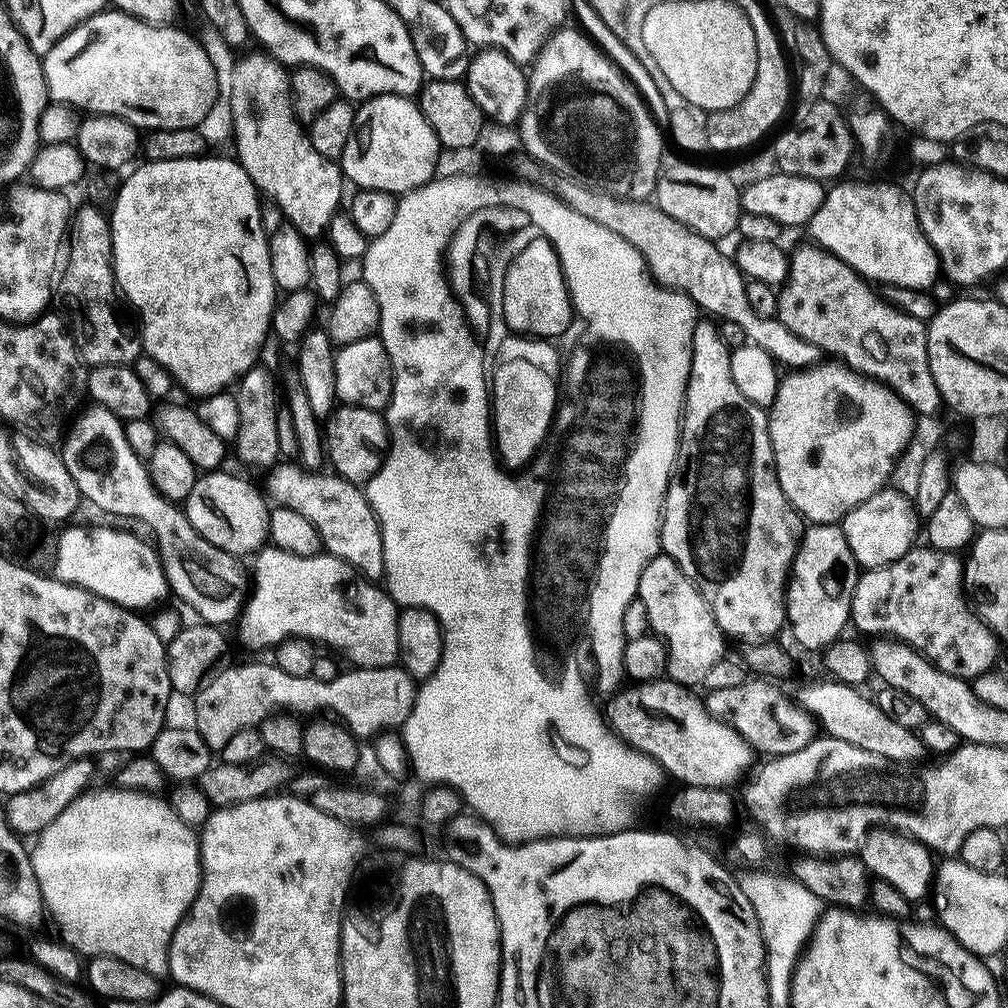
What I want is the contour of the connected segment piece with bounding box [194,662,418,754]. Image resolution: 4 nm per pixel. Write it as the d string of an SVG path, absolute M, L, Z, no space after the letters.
M268 662L268 664L236 664L233 668L226 668L217 671L216 675L194 697L194 703L196 703L194 727L198 734L202 734L206 746L214 754L218 754L222 750L222 746L226 746L226 742L230 742L230 738L234 738L234 734L238 734L238 730L263 725L273 715L272 708L276 707L280 707L280 710L289 710L294 714L301 714L300 712L316 714L319 713L316 712L319 708L333 708L337 712L333 713L351 729L353 736L357 738L369 736L370 738L383 730L392 730L397 726L403 726L416 701L418 687L417 681L403 666L391 668L353 667L352 672L341 671L340 675L334 678L334 682L318 682L311 674L291 676L277 668L272 662Z

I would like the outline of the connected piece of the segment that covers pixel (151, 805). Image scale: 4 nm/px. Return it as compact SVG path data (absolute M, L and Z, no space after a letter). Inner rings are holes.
M121 786L111 787L93 787L91 790L81 792L74 802L70 802L70 806L66 806L66 810L62 810L62 814L58 814L58 818L54 818L54 822L50 822L50 826L46 826L46 830L41 832L33 843L37 844L31 845L30 848L32 869L38 878L38 886L44 899L45 909L51 915L52 912L56 915L57 922L68 931L69 938L67 937L67 939L69 941L81 940L89 948L89 953L113 956L122 962L130 962L130 966L138 966L138 970L146 970L146 974L164 978L168 976L168 951L174 930L188 915L188 910L200 889L202 875L200 871L200 841L197 833L188 828L186 822L182 822L182 818L178 818L178 814L174 814L172 805L168 803L167 799L160 797L159 800L159 795L151 792L135 792L134 789Z

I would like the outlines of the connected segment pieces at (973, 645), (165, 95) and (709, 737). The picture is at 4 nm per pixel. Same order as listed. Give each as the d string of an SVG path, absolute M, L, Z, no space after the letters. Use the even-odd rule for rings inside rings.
M914 546L902 558L890 562L881 568L869 568L861 571L856 578L852 595L851 627L860 632L876 632L880 638L895 638L916 648L927 656L928 661L946 674L961 676L969 682L984 672L997 667L1001 641L989 624L975 611L968 609L968 600L964 597L966 589L965 561L955 552L940 552L931 546Z
M105 10L95 12L88 20L83 20L76 28L72 28L60 39L55 46L43 56L44 77L48 87L48 95L57 104L71 104L77 110L83 110L88 114L99 114L101 116L117 116L126 122L130 122L137 130L163 130L166 128L195 128L203 125L208 111L216 104L216 95L221 95L222 84L216 81L216 68L208 57L208 52L188 32L183 32L177 26L167 24L147 24L138 18L134 18L125 12Z
M657 678L637 683L620 693L614 704L606 710L606 718L612 729L621 739L627 741L632 748L647 753L654 758L669 777L681 780L684 786L693 788L727 788L752 764L754 749L744 740L738 730L734 730L723 720L712 716L707 703L695 696L691 687L667 678Z

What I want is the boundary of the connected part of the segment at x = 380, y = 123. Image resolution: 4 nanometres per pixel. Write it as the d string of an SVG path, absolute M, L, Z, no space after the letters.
M382 94L371 96L356 108L350 142L346 142L346 150L340 155L338 163L345 181L349 185L356 184L352 186L357 189L369 188L393 194L407 194L427 184L437 175L436 159L440 155L442 155L442 149L436 132L430 126L430 122L426 122L419 103L406 96Z

